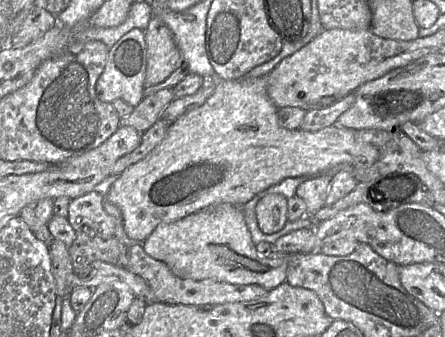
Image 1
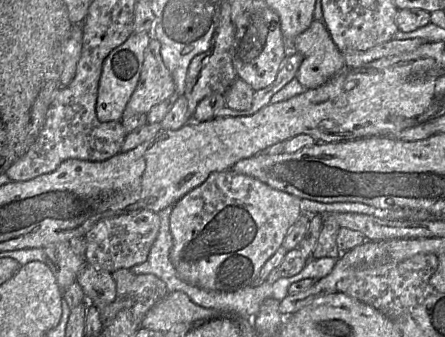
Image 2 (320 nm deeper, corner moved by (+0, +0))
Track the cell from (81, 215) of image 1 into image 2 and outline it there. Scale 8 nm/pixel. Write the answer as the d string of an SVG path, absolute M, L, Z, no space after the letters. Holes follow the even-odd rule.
M149 210L102 219L85 236L85 261L97 270L109 273L119 269L131 269L147 260L159 227L158 213Z

